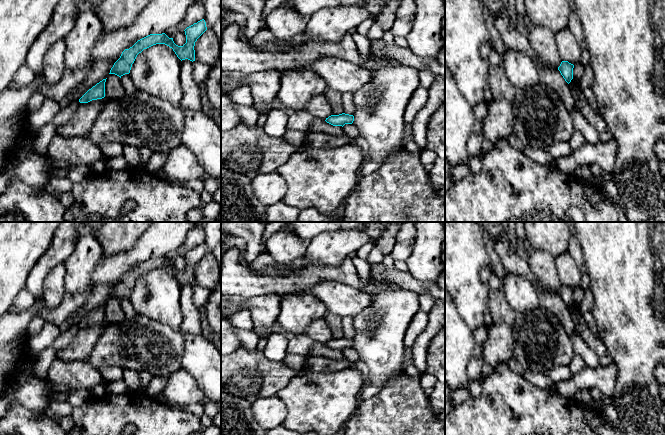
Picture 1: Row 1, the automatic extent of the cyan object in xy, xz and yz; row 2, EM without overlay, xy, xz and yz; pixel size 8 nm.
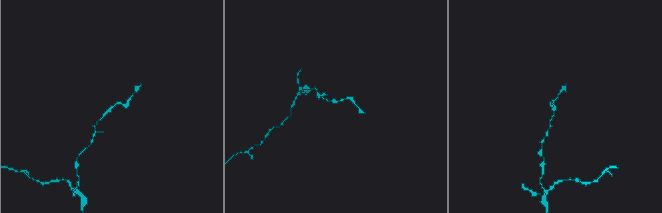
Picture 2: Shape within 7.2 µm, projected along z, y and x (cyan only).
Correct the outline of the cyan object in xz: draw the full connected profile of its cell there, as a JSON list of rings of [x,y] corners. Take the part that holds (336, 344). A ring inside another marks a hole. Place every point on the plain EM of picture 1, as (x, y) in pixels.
[[[339,338],[339,339],[331,339],[325,344],[327,347],[333,350],[344,350],[345,348],[352,348],[354,345],[354,340],[349,338]]]

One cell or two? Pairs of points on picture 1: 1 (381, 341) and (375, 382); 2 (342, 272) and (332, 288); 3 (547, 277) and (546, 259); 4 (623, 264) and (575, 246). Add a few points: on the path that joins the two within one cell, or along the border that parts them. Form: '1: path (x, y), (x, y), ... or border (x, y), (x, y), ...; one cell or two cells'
1: path (381, 351), (380, 372); one cell
2: border (313, 285), (325, 281), (338, 281), (359, 288); two cells
3: path (546, 273), (546, 263); one cell
4: border (574, 235), (580, 244), (586, 271); two cells

